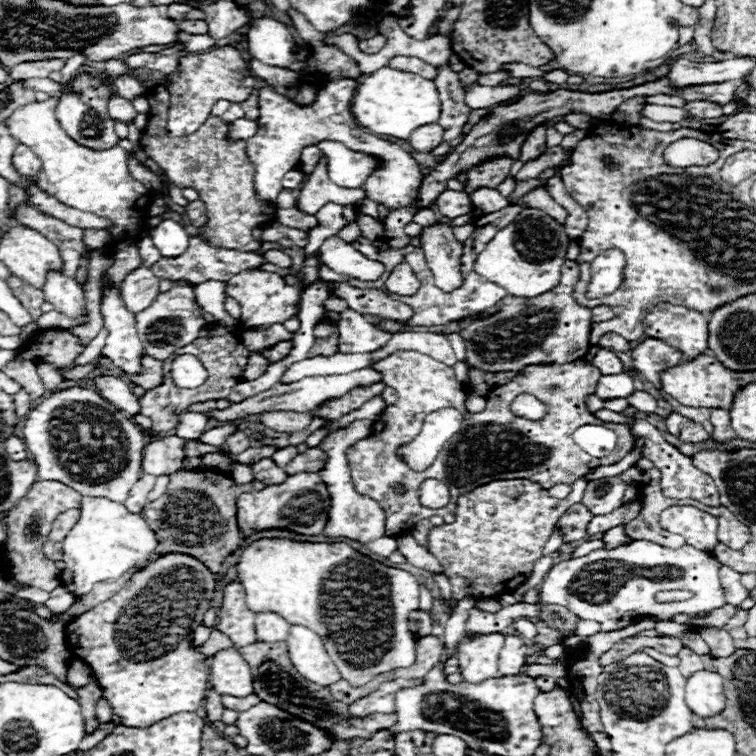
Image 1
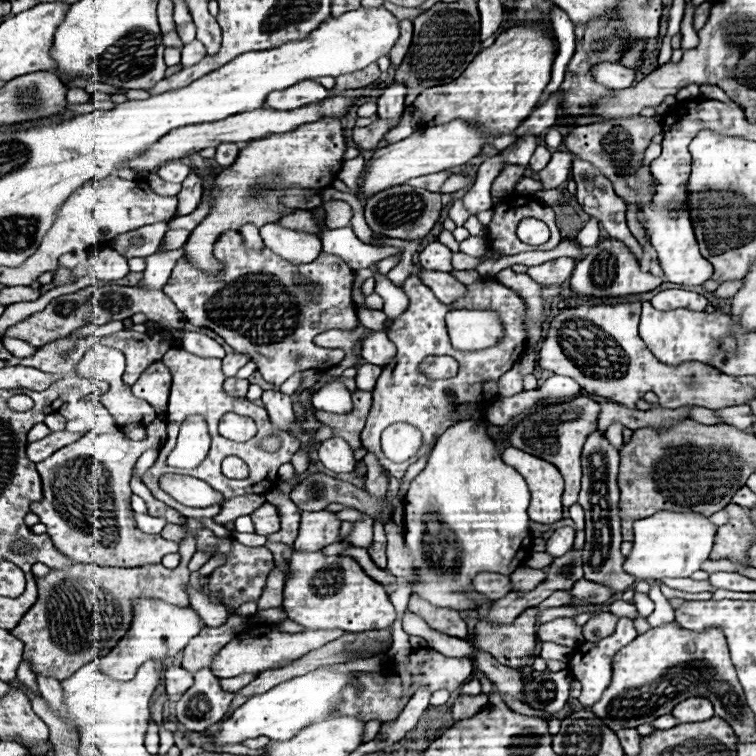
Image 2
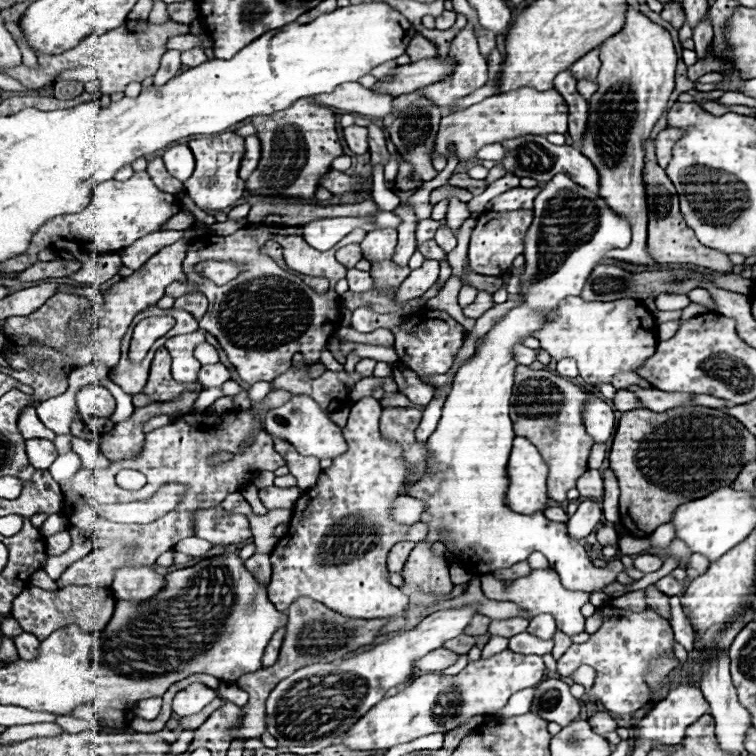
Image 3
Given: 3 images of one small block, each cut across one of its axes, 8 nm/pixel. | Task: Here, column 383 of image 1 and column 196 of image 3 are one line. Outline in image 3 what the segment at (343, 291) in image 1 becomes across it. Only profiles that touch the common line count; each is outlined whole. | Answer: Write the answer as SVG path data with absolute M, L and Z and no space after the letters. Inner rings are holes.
M190 292L190 294L184 294L180 298L176 298L176 308L184 308L186 312L190 312L196 320L200 320L200 316L204 316L206 308L208 308L208 300L204 294L200 292Z

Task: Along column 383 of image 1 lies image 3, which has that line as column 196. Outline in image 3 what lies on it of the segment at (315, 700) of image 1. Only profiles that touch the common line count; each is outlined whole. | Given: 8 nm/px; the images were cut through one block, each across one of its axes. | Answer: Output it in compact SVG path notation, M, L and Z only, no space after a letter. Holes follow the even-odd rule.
M220 698L212 700L212 704L208 704L208 708L202 708L196 716L184 716L184 718L180 718L180 720L178 720L178 726L180 726L182 730L196 730L196 728L200 728L200 724L204 724L204 720L206 720L216 708L220 708L220 704L224 704Z

